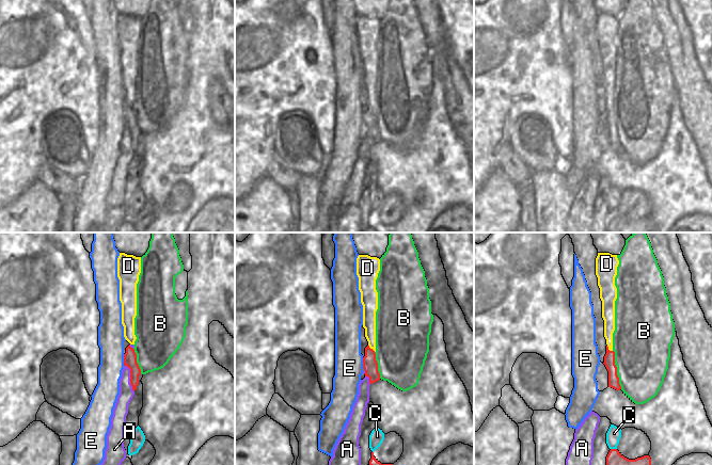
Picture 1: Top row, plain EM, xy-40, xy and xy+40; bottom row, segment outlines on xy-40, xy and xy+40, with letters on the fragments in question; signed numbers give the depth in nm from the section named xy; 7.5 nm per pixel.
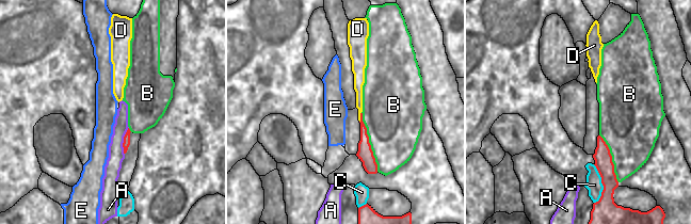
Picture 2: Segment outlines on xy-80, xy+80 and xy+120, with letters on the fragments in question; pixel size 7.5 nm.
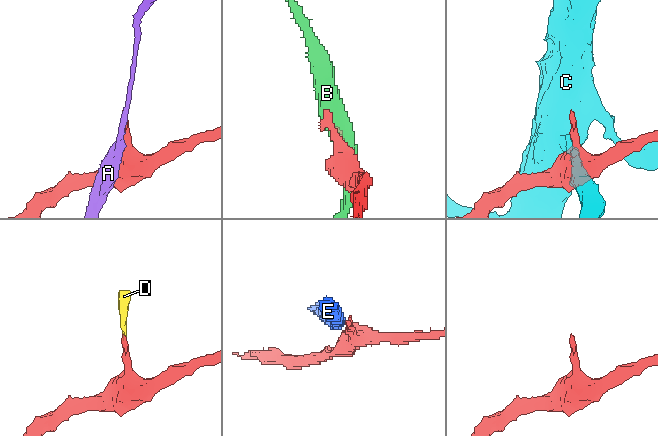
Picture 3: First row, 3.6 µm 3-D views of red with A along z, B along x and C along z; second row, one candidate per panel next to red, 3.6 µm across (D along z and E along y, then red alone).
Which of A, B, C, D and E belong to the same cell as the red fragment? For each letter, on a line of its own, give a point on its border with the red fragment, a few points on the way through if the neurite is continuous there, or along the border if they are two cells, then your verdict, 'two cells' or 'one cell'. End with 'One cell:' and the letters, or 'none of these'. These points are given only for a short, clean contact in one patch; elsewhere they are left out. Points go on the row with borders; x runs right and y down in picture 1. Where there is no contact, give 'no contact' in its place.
A: contact xy-40 (130, 378); border xy-40 (124, 365), (129, 369), (129, 383), (133, 391); two cells
B: contact xy+40 (616, 369); two cells
C: contact xy+40 (614, 449); two cells
D: contact xy (372, 349); way xy (369, 364), (372, 349), (368, 316); one cell
E: contact xy (363, 364); two cells
One cell: D

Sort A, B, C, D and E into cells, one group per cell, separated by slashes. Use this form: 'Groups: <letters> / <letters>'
Groups: A / B / C / D / E

